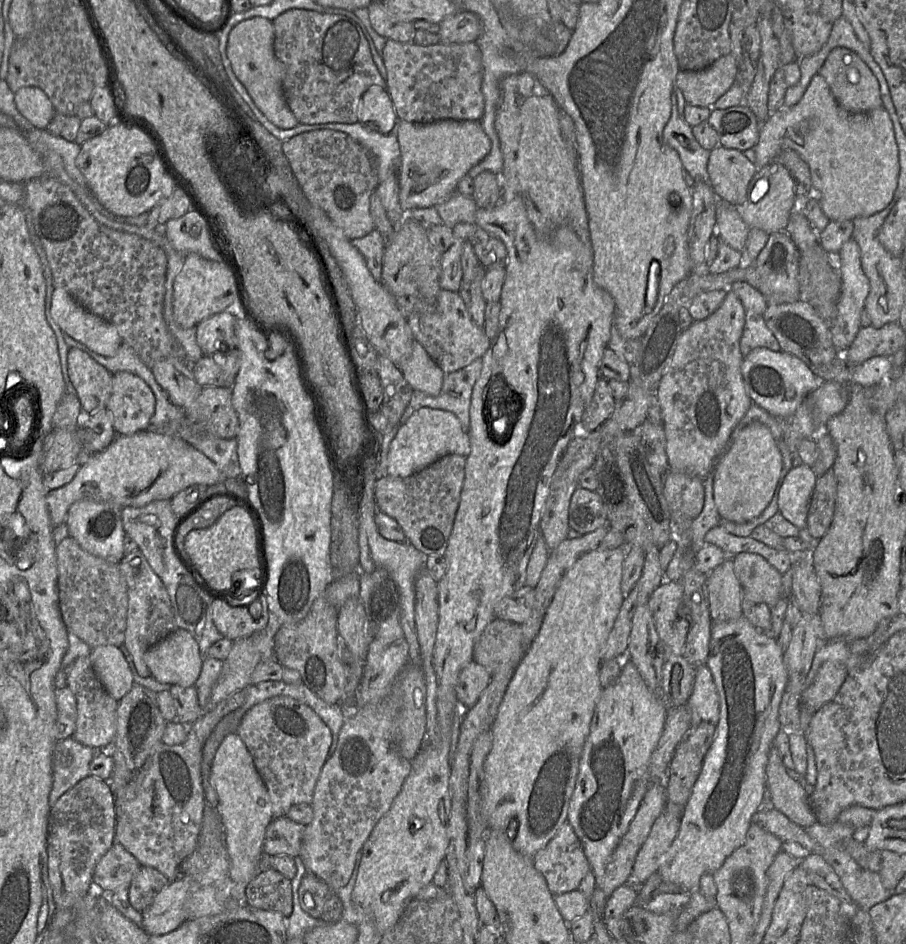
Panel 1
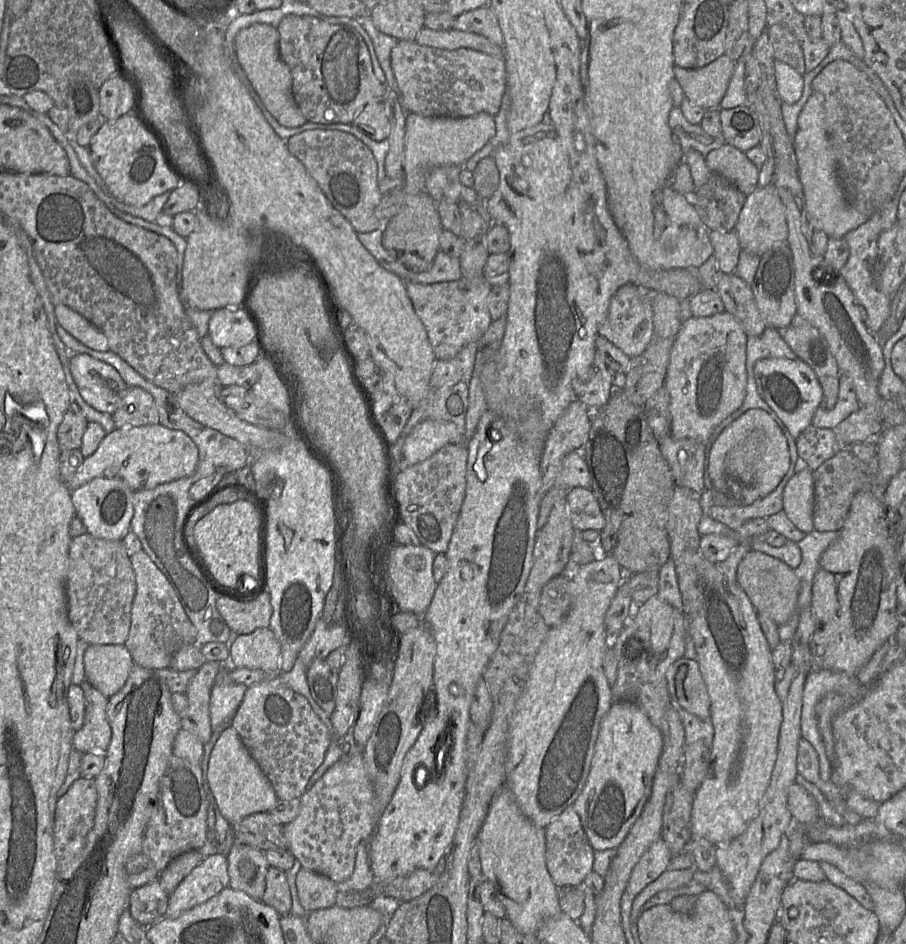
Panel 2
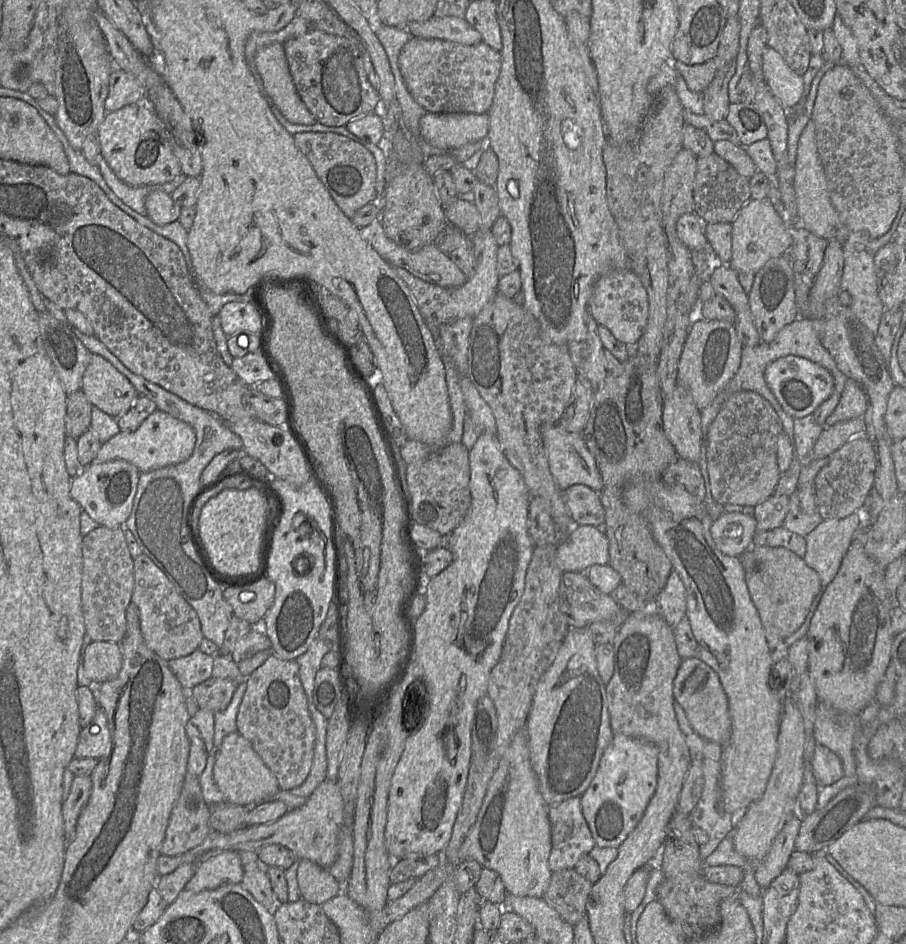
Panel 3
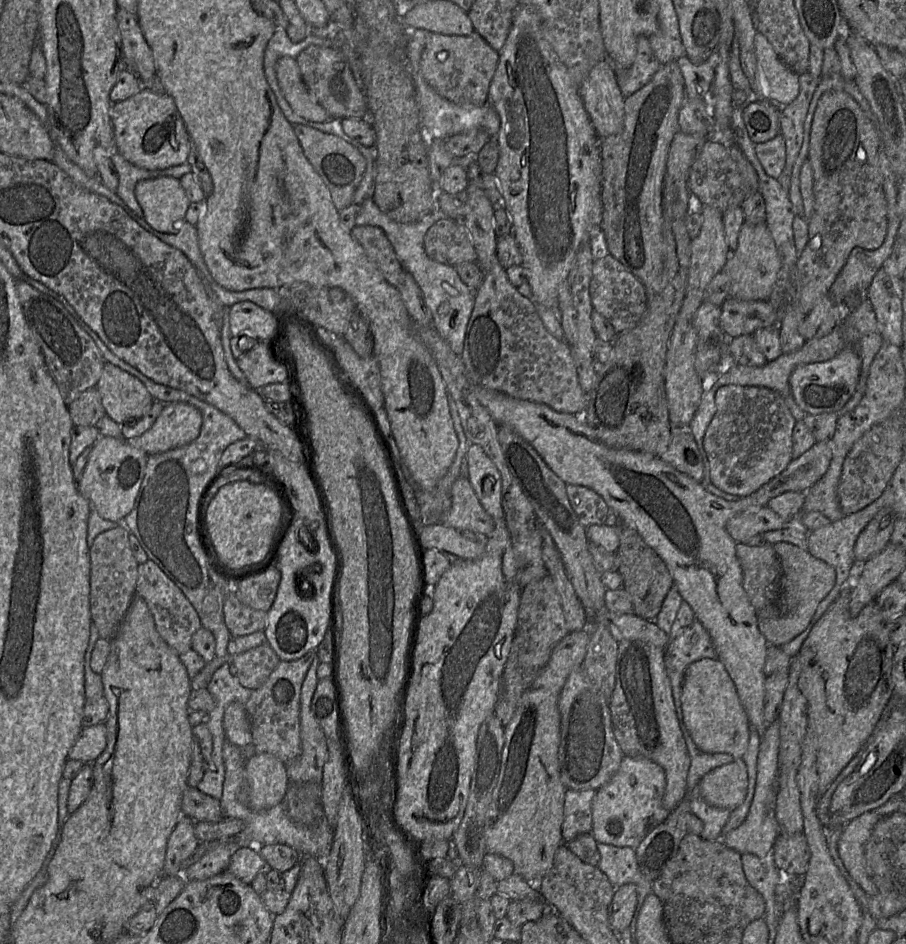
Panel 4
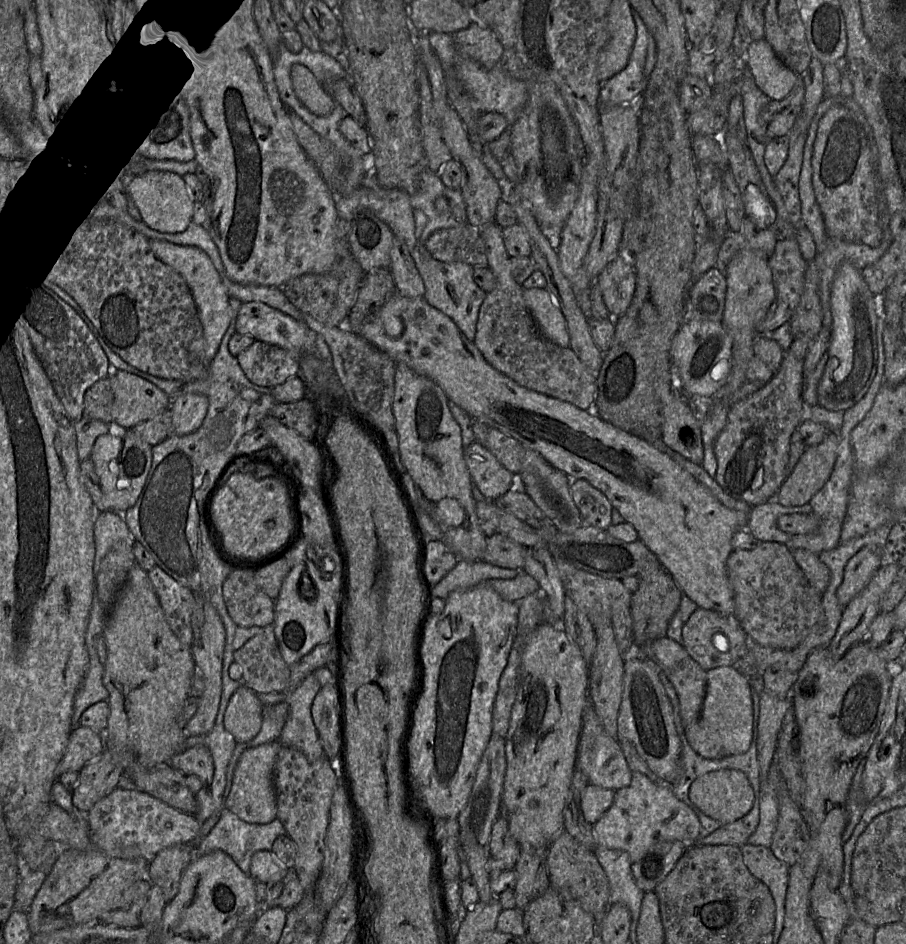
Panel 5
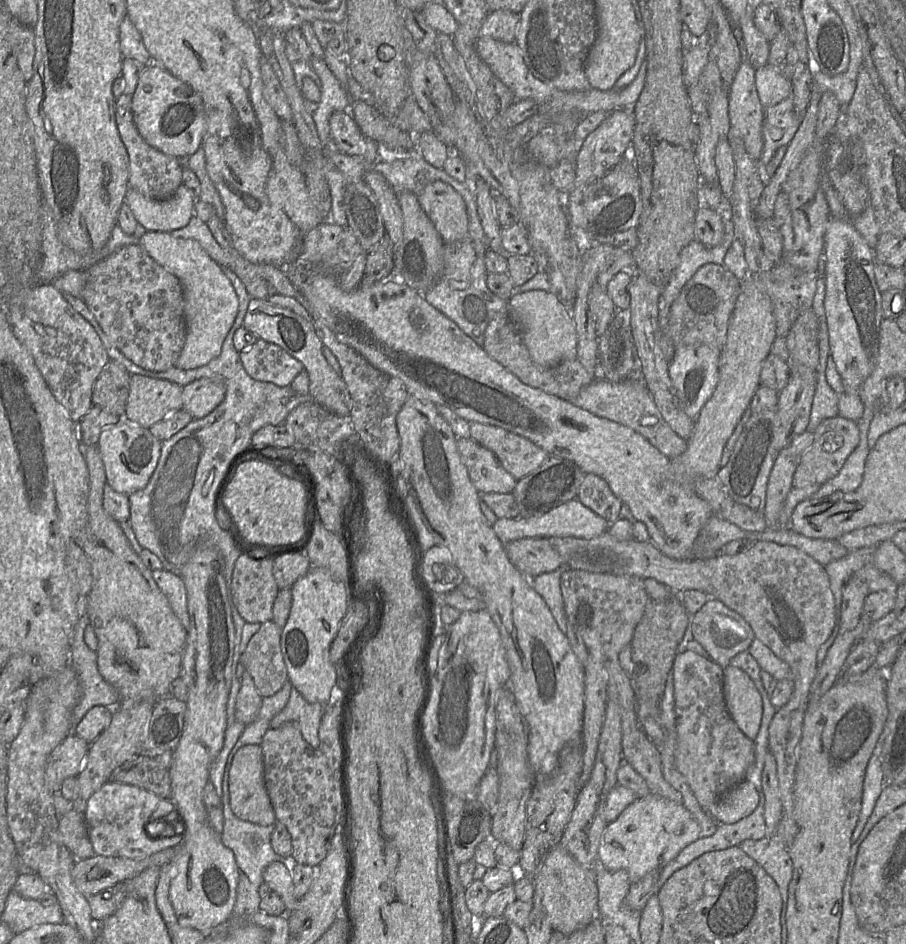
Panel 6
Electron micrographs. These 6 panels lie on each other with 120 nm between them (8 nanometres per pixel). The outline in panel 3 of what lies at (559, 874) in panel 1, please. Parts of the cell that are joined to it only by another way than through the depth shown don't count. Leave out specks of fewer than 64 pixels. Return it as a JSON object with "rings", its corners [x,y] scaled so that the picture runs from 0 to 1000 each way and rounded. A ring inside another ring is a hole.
{"rings":[[[641,843],[607,855],[608,903],[605,916],[609,924],[635,921],[638,911],[658,895],[641,856]]]}

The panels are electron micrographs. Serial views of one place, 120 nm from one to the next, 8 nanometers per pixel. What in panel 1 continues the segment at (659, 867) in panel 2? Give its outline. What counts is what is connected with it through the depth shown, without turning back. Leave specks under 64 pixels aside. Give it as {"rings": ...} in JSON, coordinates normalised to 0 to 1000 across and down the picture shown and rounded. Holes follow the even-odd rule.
{"rings":[[[737,853],[723,869],[702,906],[696,926],[698,938],[706,939],[725,925],[730,908],[738,899],[751,878],[752,864],[747,855]]]}

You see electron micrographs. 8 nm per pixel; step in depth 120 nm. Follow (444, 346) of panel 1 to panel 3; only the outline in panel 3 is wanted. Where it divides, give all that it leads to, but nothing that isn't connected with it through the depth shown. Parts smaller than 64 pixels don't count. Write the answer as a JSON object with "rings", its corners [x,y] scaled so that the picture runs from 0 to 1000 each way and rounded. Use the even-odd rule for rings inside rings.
{"rings":[[[542,244],[525,246],[519,253],[522,262],[523,289],[509,303],[487,304],[467,298],[445,284],[433,282],[451,305],[472,347],[474,345],[486,346],[489,343],[498,343],[512,336],[523,337],[549,309],[549,301],[552,296],[549,288],[551,261],[546,256]]]}

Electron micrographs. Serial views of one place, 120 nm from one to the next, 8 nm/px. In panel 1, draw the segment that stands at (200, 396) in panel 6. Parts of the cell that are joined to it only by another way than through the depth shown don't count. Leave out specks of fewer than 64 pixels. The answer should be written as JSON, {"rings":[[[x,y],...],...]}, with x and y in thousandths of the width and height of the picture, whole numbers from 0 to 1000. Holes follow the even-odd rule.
{"rings":[[[153,457],[143,461],[130,461],[117,476],[92,486],[75,513],[52,521],[51,534],[56,554],[63,557],[72,552],[76,537],[91,529],[126,534],[135,539],[141,536],[151,538],[171,530],[188,530],[194,522],[212,514],[235,514],[247,508],[236,489],[200,464],[171,457]]]}

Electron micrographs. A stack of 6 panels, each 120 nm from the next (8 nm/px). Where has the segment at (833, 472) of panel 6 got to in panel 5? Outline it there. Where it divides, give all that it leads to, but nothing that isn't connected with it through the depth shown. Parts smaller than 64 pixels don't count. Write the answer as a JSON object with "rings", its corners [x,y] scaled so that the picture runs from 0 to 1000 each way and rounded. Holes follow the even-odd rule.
{"rings":[[[915,458],[904,471],[891,475],[876,498],[864,510],[857,530],[865,536],[891,534],[915,507],[926,469],[926,460]]]}

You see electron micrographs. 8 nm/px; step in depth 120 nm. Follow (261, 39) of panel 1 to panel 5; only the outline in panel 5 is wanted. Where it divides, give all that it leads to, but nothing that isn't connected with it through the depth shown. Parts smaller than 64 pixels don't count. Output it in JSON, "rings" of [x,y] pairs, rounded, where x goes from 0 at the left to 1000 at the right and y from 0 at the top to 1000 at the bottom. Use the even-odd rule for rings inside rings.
{"rings":[[[325,68],[320,74],[325,97],[331,108],[345,121],[361,123],[370,114],[370,107],[344,76],[332,68]]]}

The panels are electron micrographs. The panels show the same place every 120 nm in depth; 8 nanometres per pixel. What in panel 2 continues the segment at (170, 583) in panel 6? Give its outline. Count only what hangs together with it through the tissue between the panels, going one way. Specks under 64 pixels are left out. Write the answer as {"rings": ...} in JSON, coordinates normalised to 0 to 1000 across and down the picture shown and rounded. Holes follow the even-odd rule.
{"rings":[[[156,582],[143,590],[143,594],[149,607],[150,628],[146,638],[143,668],[138,685],[148,703],[164,710],[184,708],[198,688],[215,682],[217,668],[187,615],[166,590]]]}

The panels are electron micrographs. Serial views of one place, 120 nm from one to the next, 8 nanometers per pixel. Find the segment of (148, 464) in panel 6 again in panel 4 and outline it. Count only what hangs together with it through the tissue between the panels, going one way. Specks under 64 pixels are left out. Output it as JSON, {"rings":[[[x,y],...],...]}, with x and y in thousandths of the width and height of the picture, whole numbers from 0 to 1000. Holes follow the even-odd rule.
{"rings":[[[111,462],[102,472],[93,501],[87,511],[85,511],[85,517],[98,531],[102,540],[105,540],[113,549],[134,554],[148,536],[149,529],[160,502],[162,487],[163,481],[156,476],[142,471],[138,465]]]}

